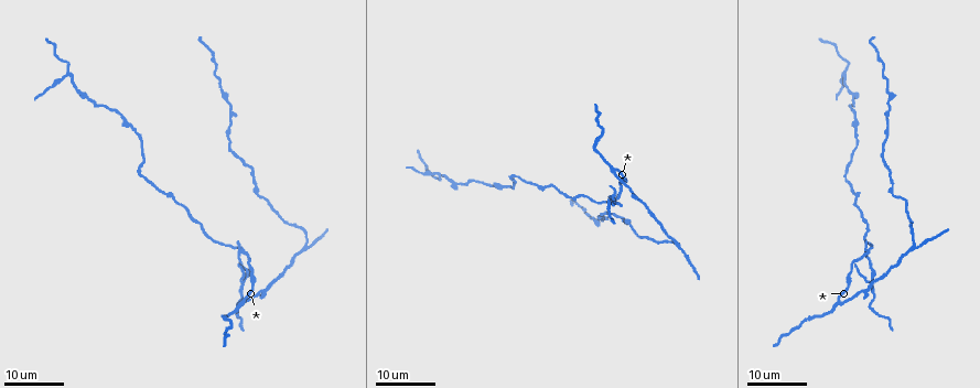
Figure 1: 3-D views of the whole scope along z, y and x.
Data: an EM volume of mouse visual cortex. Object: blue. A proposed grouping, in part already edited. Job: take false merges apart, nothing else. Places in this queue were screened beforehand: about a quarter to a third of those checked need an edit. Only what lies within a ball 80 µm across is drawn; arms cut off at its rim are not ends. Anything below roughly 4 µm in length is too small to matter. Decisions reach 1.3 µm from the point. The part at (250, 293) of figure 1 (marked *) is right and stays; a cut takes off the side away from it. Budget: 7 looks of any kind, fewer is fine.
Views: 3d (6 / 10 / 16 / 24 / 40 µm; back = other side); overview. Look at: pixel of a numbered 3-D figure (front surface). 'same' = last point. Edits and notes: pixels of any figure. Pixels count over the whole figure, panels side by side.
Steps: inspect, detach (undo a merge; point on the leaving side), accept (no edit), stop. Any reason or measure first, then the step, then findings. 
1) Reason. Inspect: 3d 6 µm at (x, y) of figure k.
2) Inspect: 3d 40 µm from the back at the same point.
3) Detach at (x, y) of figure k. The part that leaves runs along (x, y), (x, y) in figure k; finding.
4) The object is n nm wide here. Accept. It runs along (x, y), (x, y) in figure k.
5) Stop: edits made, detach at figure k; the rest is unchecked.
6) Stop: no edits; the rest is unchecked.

Two arms in line, one across. Inspect: 3d 24 µm at (839, 303) of figure 1.

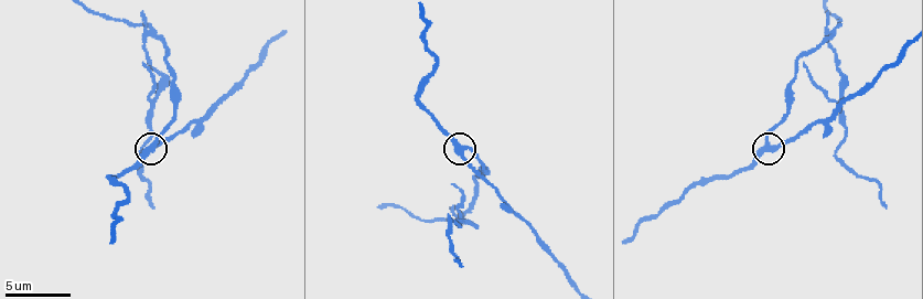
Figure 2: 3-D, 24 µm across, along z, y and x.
Inspect: 3d 6 µm at (769, 149) of figure 2.

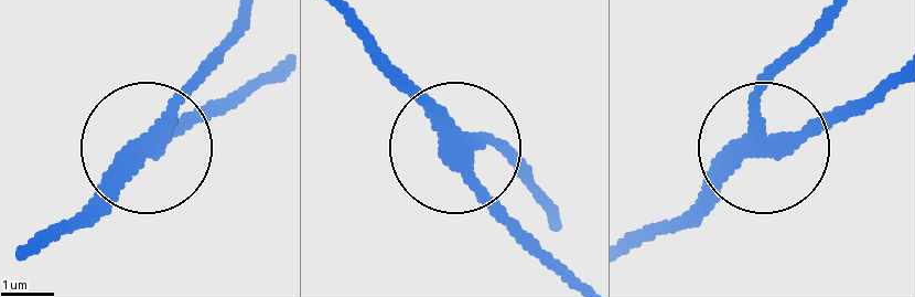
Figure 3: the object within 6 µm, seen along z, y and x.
3 arms meet here. Accept. It runs along (221, 62), (58, 225) in figure 3; continuous, no second cell.

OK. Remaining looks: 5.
Inspect: 3d 10 µm at (150, 31) of figure 2.

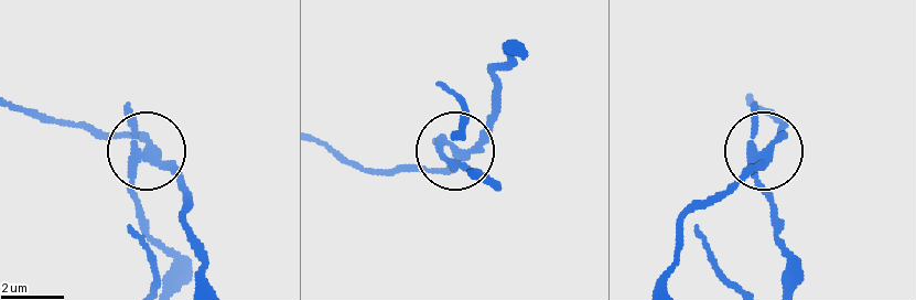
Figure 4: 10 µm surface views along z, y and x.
The object is 240 nm wide here. Detach at (136, 201) of figure 4. A second cell is stuck on.

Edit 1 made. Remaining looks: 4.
Thin neck. Inspect: 3d 24 µm at (852, 97) of figure 1.

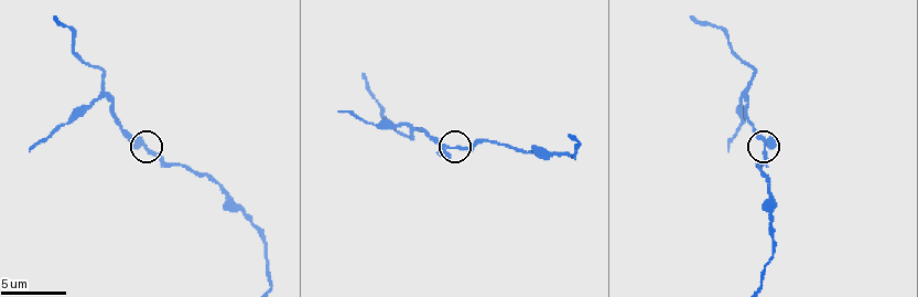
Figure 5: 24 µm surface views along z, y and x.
Zoom in. Inspect: 3d 10 µm at (143, 145) of figure 5.

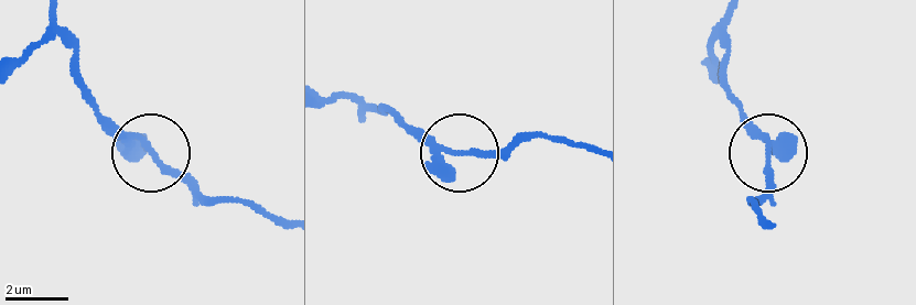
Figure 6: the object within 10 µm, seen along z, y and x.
Accept. It runs along (286, 226), (238, 203), (206, 199), (83, 95) in figure 6; continuous, no second cell.

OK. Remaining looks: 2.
Three-way junction. Inspect: 3d 6 µm at (412, 127) of figure 5.

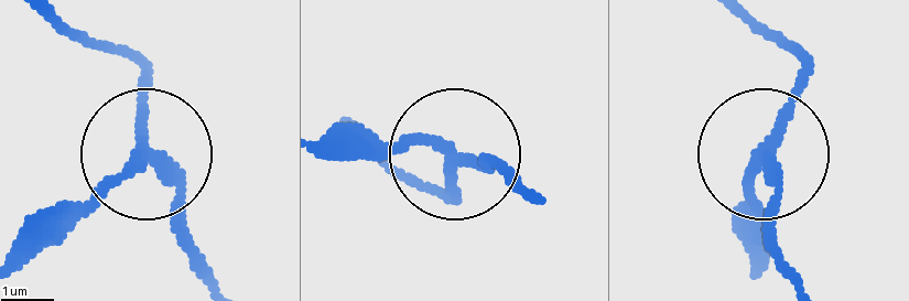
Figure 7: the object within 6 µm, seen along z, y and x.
Detach at (86, 210) of figure 7. The part that leaves runs along (130, 159), (17, 246) in figure 7; two cells meet here.

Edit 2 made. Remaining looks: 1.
Stop: edits made, detach at figure 4, detach at figure 7; the rest is unchecked.

